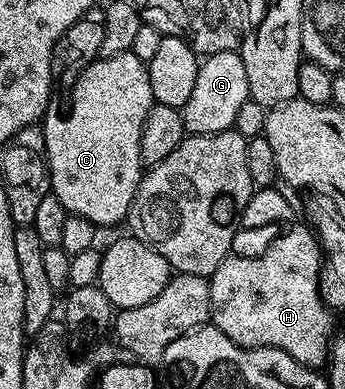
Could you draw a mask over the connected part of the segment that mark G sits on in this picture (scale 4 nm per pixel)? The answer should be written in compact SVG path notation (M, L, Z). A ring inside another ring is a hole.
M215 51L219 52L200 63L193 94L181 109L185 130L193 136L232 131L235 119L243 115L243 108L249 103L249 78L245 78L245 62L239 57L238 51Z

